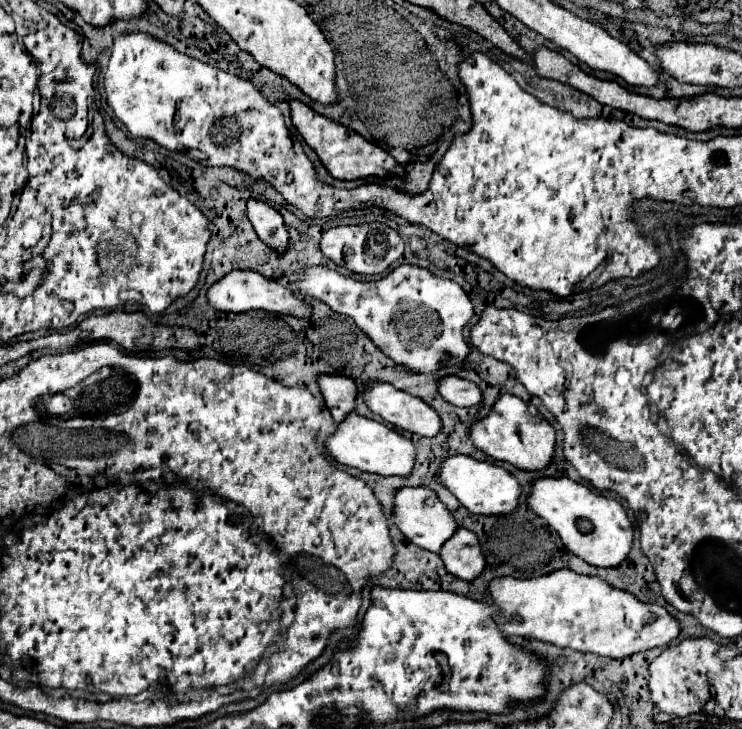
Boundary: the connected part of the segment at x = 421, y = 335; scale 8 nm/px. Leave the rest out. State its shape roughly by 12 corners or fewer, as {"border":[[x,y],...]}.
{"border":[[426,268],[298,282],[394,364],[434,374],[470,354],[468,294]]}

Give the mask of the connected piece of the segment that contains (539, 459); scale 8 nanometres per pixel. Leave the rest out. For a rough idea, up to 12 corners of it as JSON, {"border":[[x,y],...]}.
{"border":[[504,394],[470,438],[494,460],[544,470],[556,430]]}

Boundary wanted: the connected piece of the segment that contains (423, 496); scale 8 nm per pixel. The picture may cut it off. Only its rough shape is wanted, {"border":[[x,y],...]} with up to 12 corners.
{"border":[[402,488],[394,522],[438,552],[458,528],[430,488]]}

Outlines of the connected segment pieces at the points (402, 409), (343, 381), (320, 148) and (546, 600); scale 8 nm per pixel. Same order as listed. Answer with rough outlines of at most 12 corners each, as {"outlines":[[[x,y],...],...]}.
{"outlines":[[[372,382],[368,408],[388,424],[420,436],[442,432],[424,400]],[[322,374],[322,396],[332,418],[356,410],[358,384],[348,376]],[[292,100],[292,122],[334,178],[404,176],[384,148]],[[596,576],[496,578],[510,636],[626,658],[682,626]]]}

